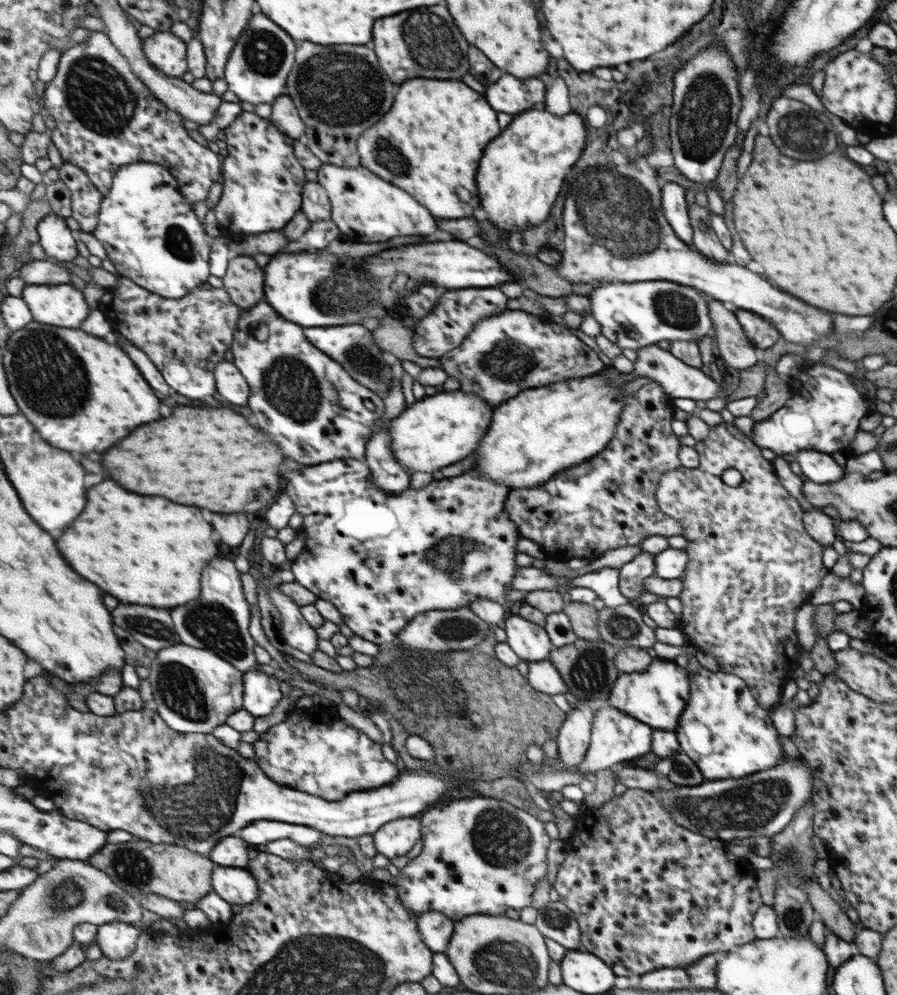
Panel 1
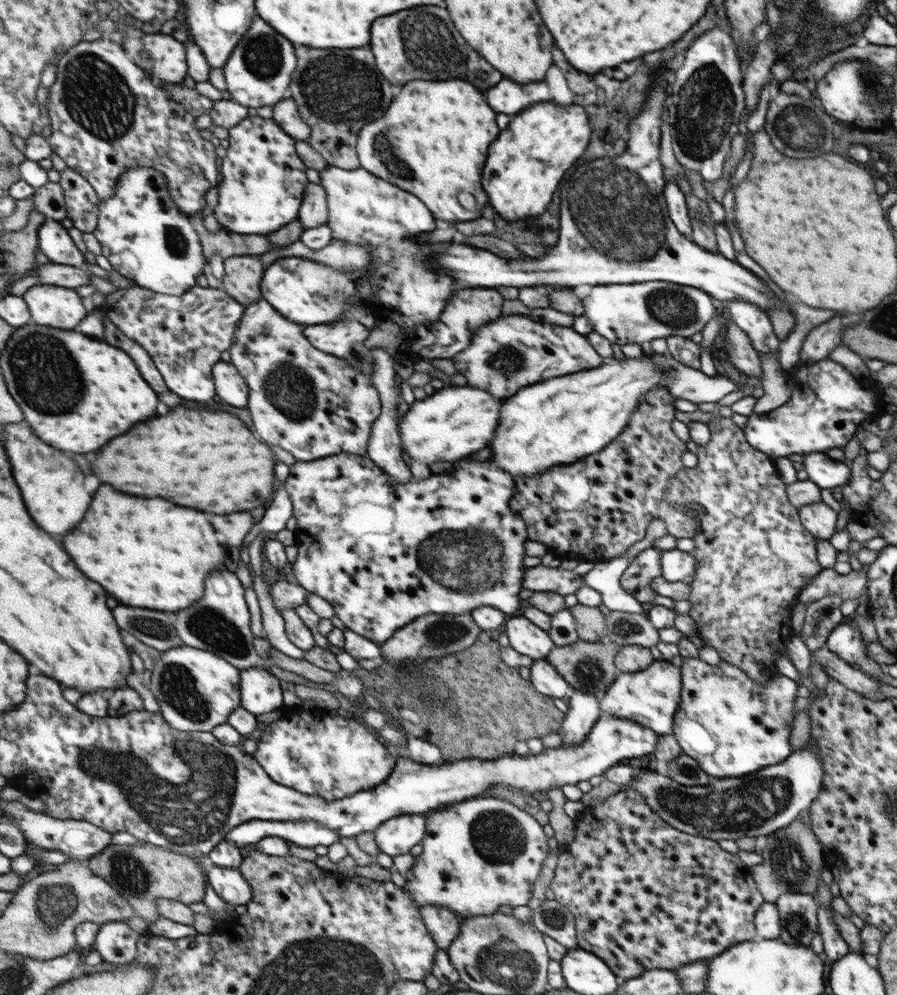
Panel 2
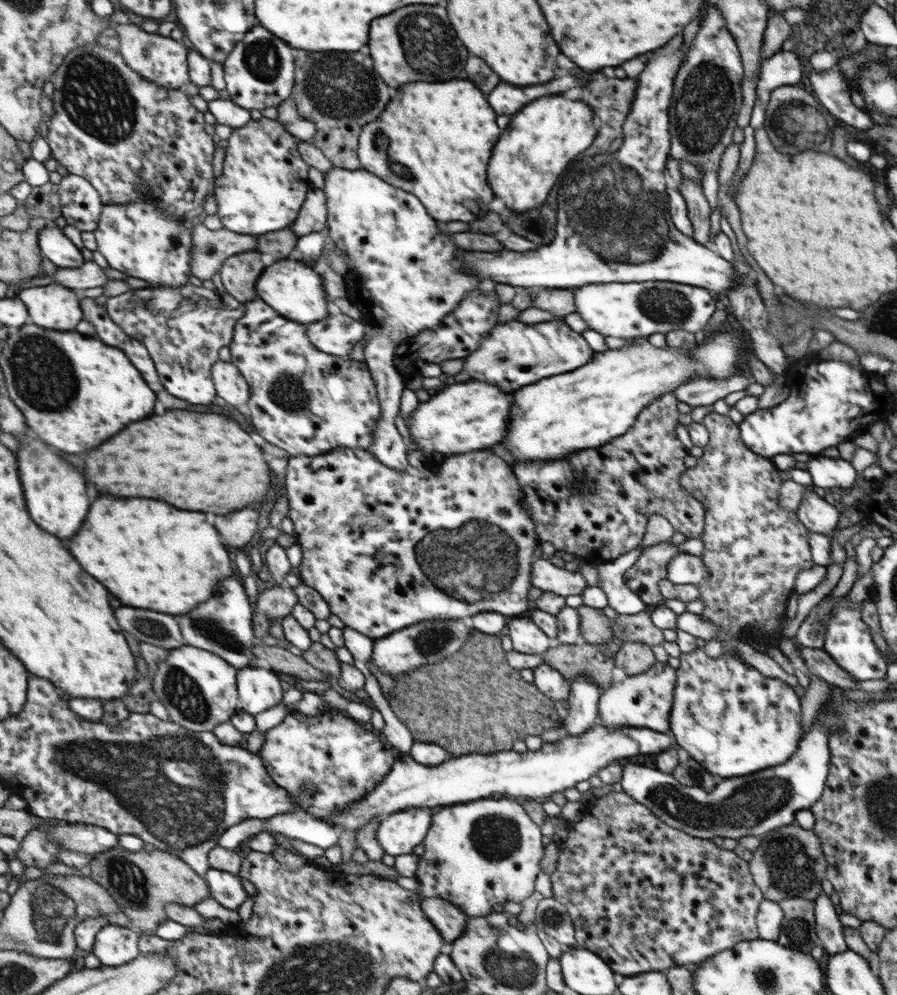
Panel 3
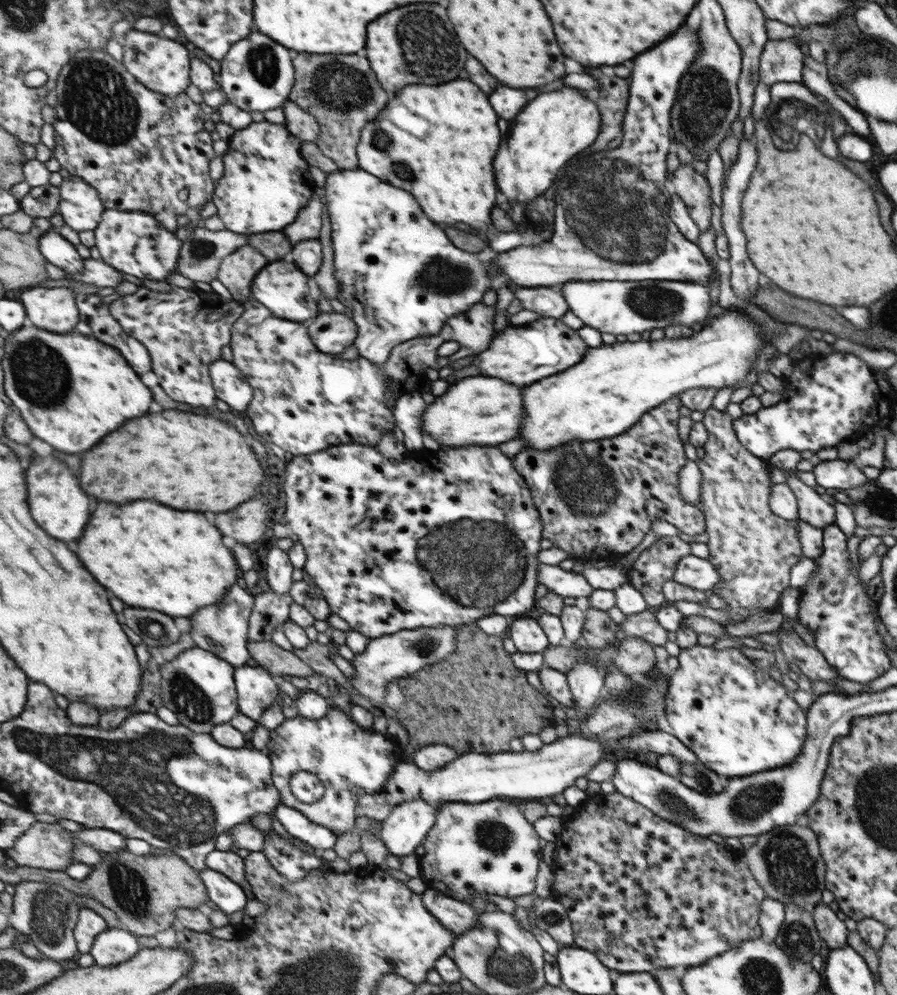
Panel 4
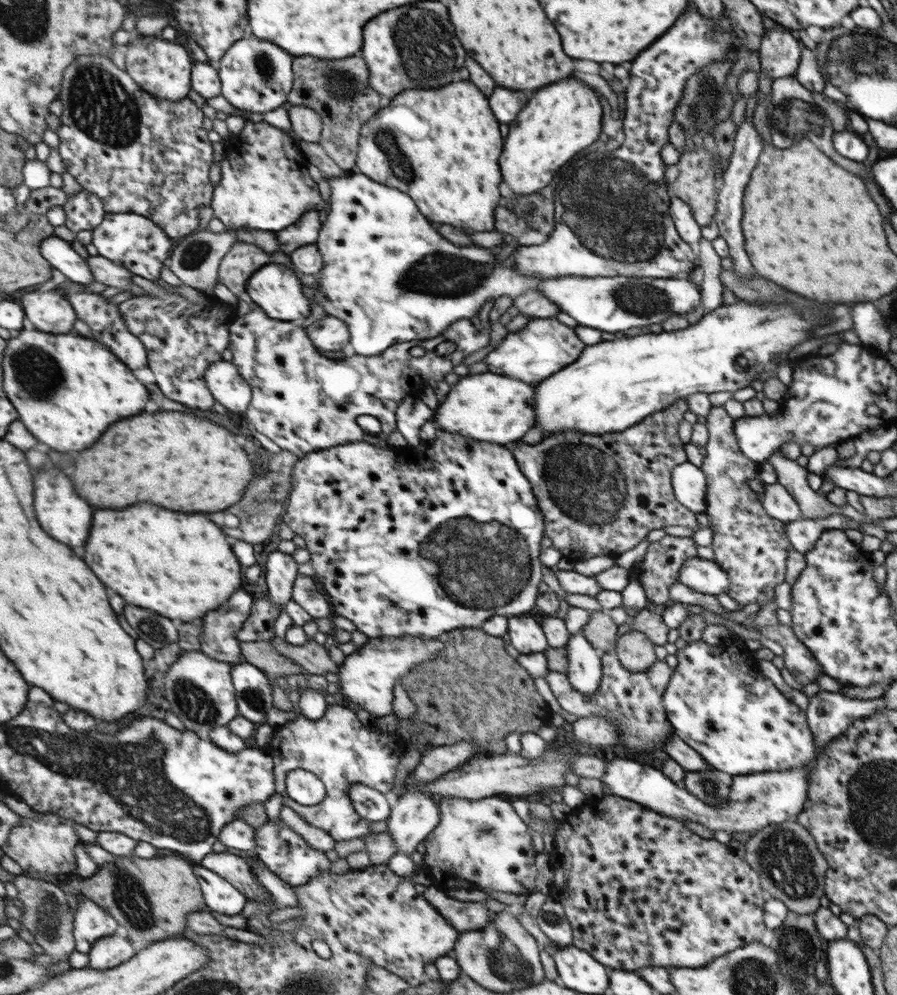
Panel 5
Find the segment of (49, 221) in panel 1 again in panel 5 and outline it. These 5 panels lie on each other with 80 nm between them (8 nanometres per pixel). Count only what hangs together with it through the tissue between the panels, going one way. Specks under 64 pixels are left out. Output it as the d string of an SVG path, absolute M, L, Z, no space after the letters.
M53 235L42 242L41 251L52 266L73 283L84 285L95 281L88 259L79 256L71 242Z

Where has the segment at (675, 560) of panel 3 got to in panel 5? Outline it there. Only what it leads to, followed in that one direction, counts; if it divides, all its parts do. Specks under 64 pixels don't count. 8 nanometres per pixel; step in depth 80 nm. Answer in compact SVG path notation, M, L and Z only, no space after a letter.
M688 558L679 569L678 582L701 594L726 593L728 576L712 560Z

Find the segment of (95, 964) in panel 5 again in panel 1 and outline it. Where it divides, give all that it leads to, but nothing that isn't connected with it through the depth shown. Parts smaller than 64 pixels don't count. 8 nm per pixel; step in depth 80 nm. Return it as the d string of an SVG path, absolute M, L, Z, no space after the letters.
M114 921L98 926L96 943L106 957L123 960L135 952L142 933L134 924Z

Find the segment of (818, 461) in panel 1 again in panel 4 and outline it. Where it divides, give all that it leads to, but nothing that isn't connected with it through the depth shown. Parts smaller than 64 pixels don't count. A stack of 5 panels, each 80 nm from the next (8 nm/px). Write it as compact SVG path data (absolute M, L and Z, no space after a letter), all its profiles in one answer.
M843 459L819 461L812 470L816 484L826 488L855 488L865 482L872 482L867 479L860 468L854 463Z

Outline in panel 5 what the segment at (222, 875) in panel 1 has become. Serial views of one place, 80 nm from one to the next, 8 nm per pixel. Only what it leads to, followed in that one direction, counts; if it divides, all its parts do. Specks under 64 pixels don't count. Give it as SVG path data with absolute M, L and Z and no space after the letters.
M201 864L194 865L194 871L206 898L207 910L225 916L235 916L243 912L243 908L247 906L247 897L234 883Z

